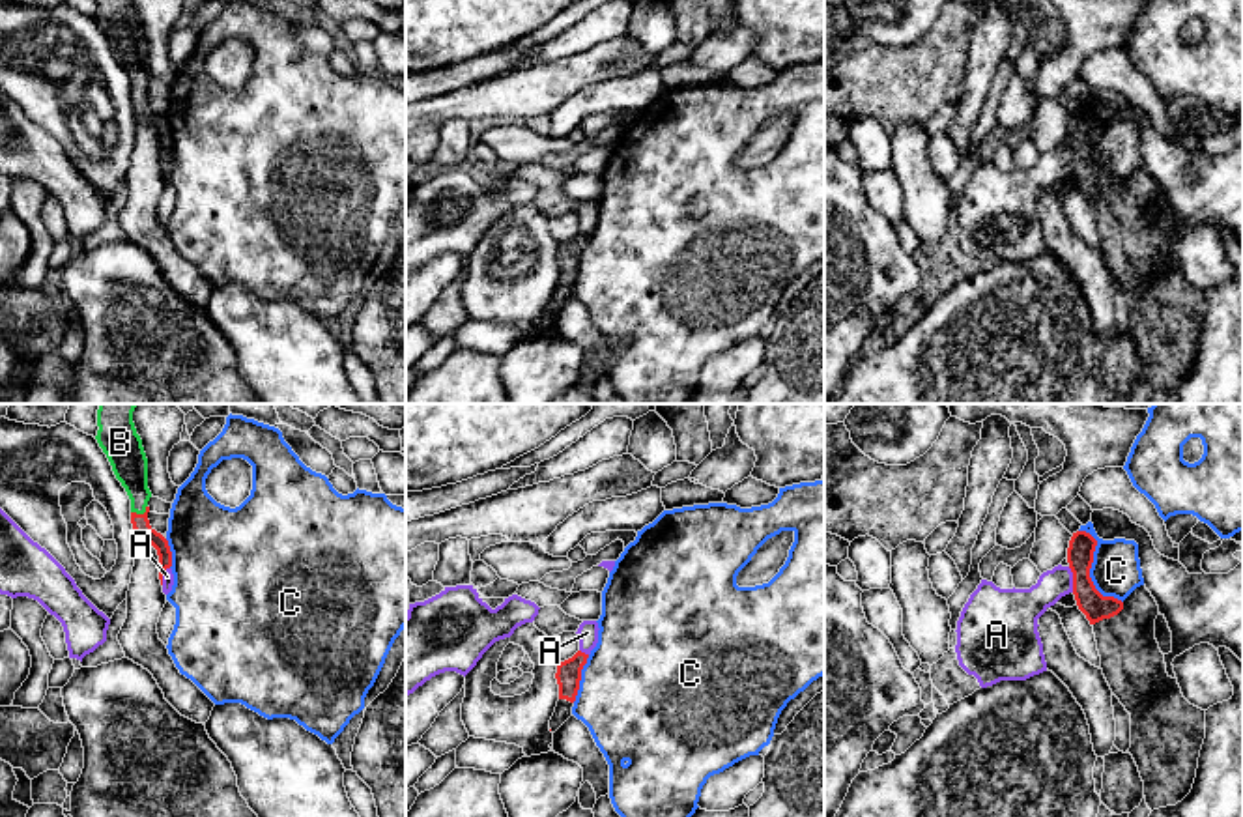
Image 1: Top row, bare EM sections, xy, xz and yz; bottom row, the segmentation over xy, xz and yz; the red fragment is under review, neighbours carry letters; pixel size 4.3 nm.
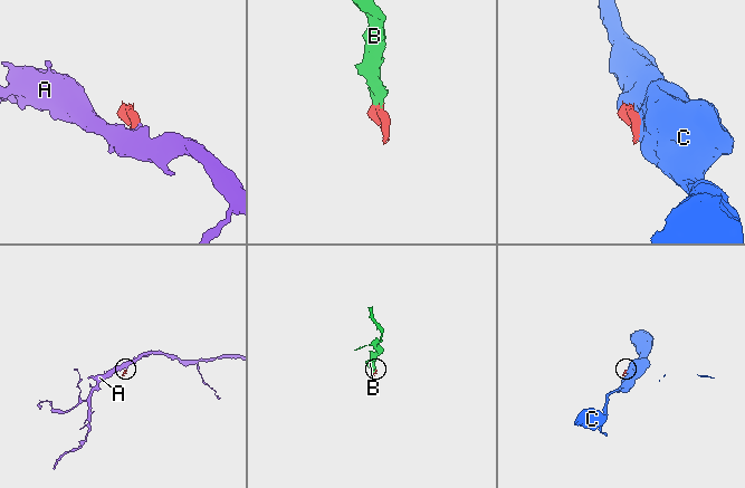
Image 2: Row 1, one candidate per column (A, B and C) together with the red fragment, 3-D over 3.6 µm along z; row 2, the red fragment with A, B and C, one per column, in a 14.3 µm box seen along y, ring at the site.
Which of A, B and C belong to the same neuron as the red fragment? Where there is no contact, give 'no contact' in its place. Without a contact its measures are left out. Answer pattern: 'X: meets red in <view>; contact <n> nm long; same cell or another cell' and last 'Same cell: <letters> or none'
A: meets red in yz; contact 110 nm long; another cell
B: meets red in xy; contact 80 nm long; same cell
C: meets red in yz; contact 380 nm long; another cell
Same cell: B

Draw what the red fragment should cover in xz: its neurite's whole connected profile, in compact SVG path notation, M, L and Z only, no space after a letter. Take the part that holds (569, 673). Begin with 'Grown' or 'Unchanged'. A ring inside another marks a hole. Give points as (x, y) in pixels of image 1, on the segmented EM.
Grown. M578 651L572 658L559 662L557 666L557 684L559 701L555 712L550 720L550 729L555 733L572 714L572 707L579 690L581 669L587 664L589 654Z

